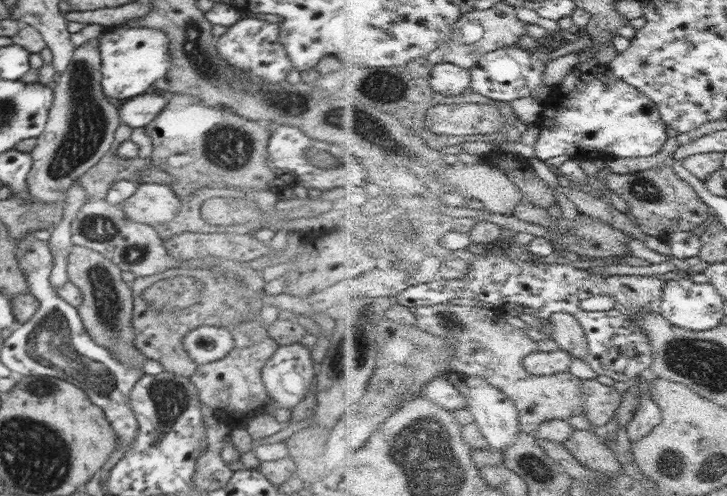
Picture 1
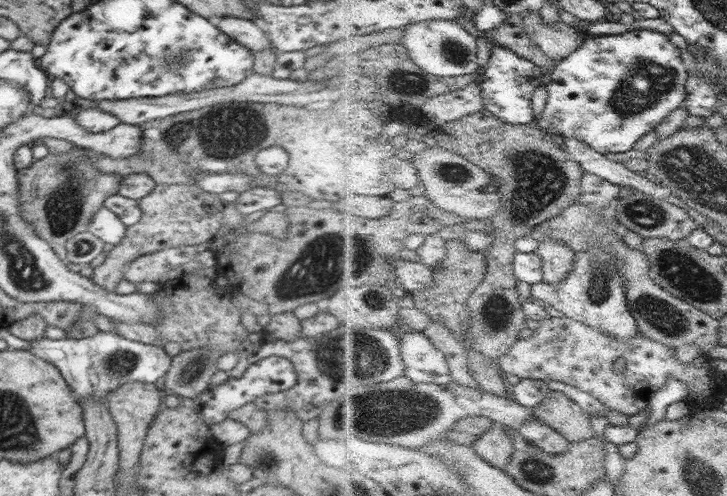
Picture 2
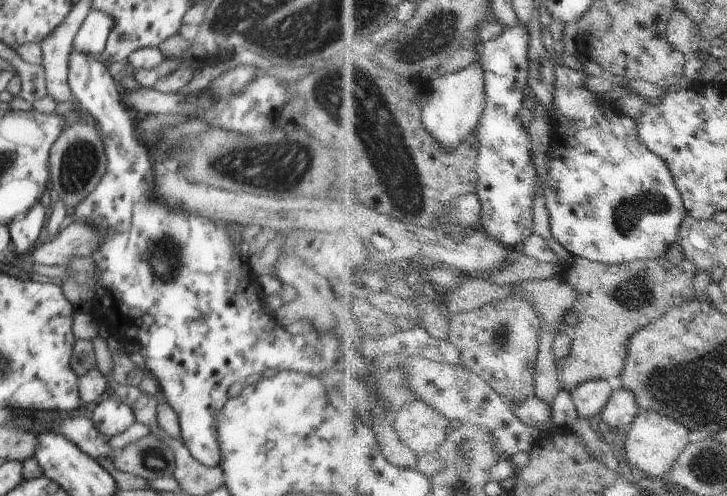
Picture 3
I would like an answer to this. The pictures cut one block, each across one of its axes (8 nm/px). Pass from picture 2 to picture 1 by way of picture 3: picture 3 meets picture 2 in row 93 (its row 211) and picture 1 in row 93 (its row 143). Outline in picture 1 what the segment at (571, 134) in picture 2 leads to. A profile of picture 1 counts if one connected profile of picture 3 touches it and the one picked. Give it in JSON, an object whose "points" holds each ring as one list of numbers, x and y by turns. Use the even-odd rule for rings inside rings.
{"points":[[594,56,582,62,566,76,566,80,552,88,550,97,544,100,543,118,539,123,541,137,534,147,536,156,548,161,556,156,568,155,579,160,650,157,662,153,668,142,668,124,662,117,661,108,648,94,632,86,624,78,614,74,611,64,602,64]]}

